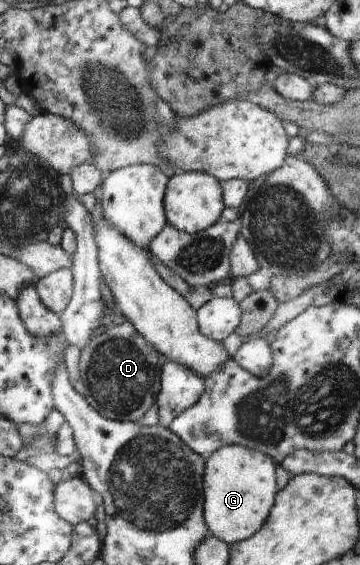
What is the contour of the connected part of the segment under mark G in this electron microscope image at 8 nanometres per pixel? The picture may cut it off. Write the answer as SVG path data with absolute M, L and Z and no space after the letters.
M224 445L204 464L204 521L213 537L232 545L253 536L267 520L277 491L274 460L257 449Z

